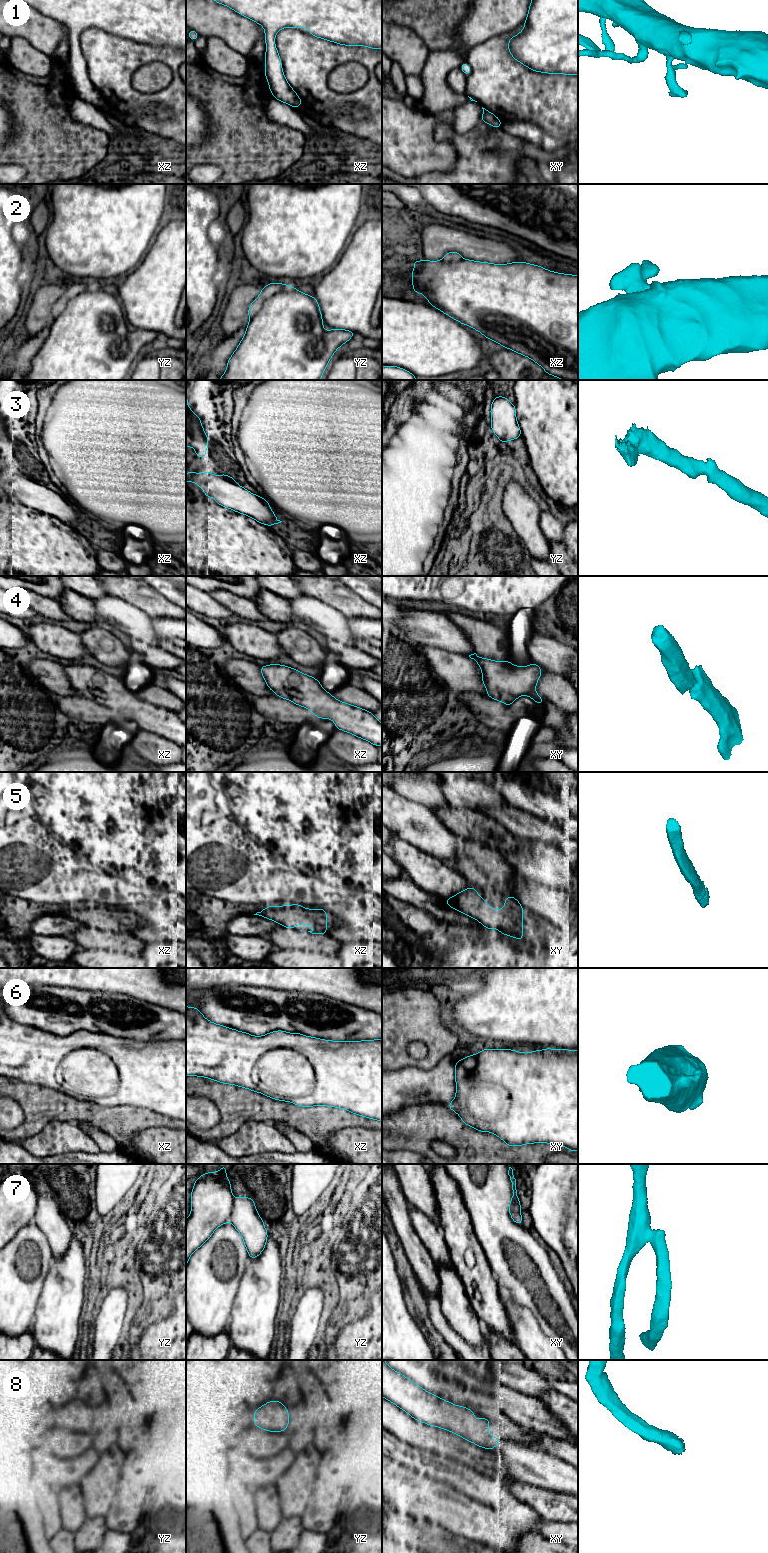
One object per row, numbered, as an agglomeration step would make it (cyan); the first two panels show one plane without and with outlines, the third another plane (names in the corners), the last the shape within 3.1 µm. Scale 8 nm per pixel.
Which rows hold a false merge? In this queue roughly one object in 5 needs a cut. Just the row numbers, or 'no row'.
2, 7

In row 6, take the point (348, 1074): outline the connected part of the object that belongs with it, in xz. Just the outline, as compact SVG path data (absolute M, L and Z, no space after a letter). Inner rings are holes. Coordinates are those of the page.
M186 1006L186 1076L206 1077L236 1085L302 1107L336 1107L382 1121L382 1039L332 1041L282 1030L253 1036L213 1023L197 1007Z

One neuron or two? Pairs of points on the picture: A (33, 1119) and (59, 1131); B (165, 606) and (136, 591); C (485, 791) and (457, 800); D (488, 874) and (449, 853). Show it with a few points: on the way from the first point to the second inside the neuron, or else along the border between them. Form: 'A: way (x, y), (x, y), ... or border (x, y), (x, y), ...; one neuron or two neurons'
A: border (69, 1121), (52, 1120), (41, 1130), (26, 1138); two neurons
B: way (158, 606), (143, 596); one neuron
C: way (478, 794), (464, 794); one neuron
D: border (463, 840), (461, 855), (450, 866); two neurons

